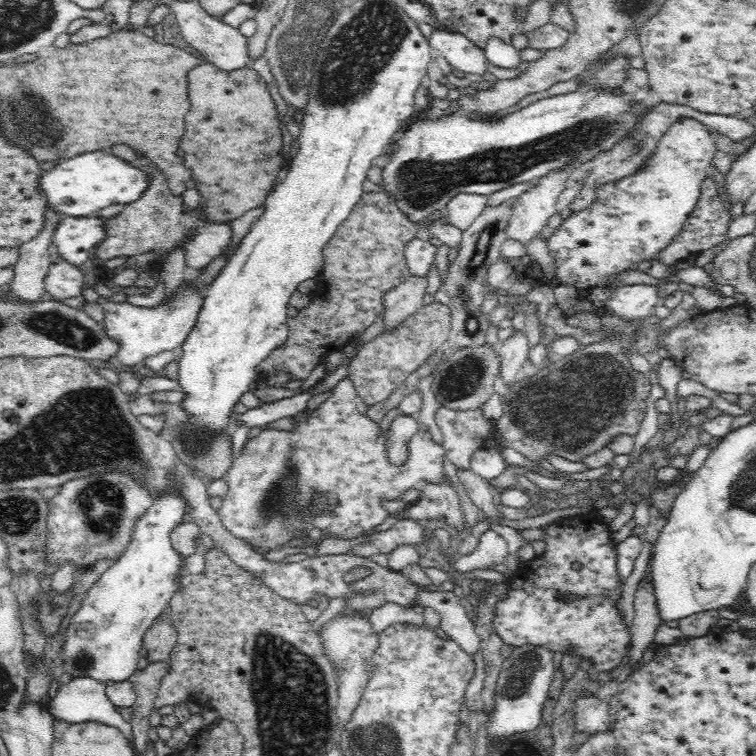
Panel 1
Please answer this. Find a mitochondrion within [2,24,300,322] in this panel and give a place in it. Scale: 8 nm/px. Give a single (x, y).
(46, 126)

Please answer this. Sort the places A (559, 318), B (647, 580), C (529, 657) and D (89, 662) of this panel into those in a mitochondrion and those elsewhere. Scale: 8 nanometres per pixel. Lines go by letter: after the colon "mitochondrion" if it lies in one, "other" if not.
A: other
B: other
C: other
D: mitochondrion

